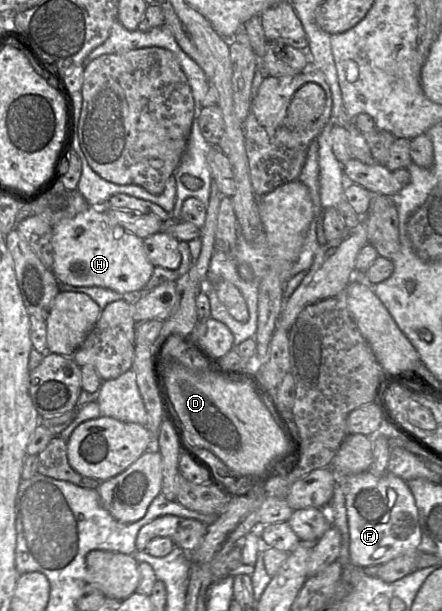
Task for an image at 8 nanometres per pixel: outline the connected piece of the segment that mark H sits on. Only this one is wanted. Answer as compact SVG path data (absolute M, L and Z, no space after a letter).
M106 206L89 207L53 226L52 248L51 271L60 284L100 286L124 295L143 289L155 268L146 255L144 239L127 231L109 217Z

